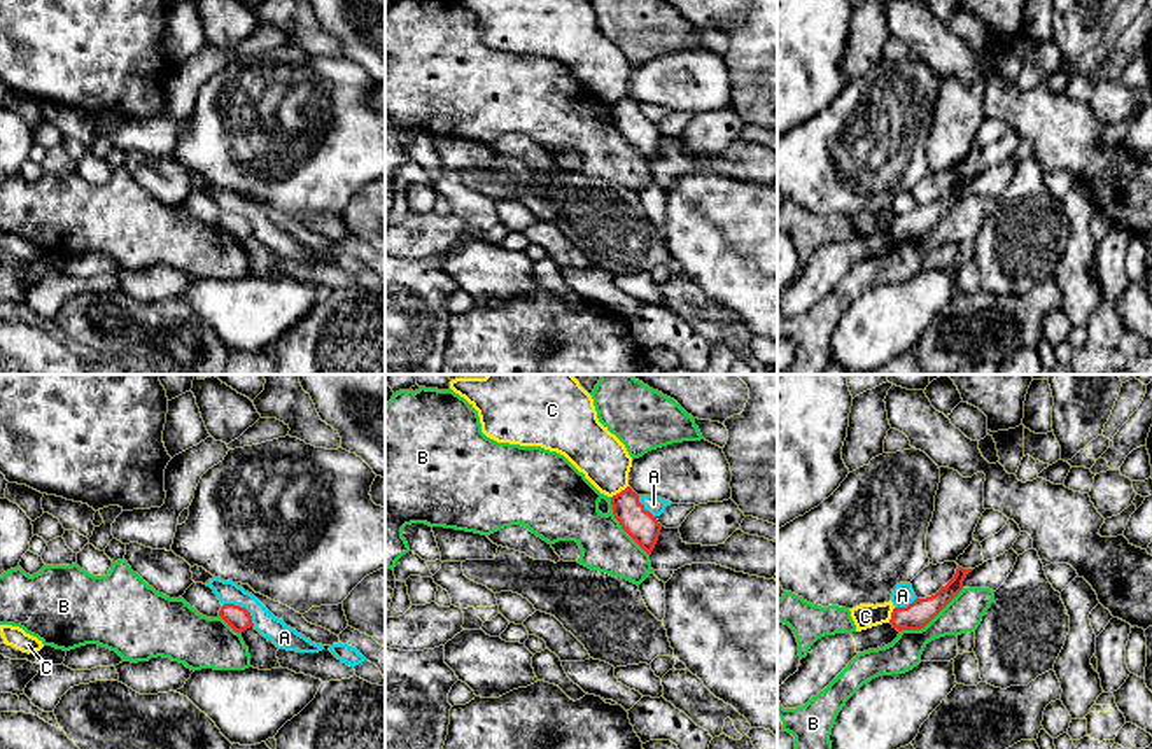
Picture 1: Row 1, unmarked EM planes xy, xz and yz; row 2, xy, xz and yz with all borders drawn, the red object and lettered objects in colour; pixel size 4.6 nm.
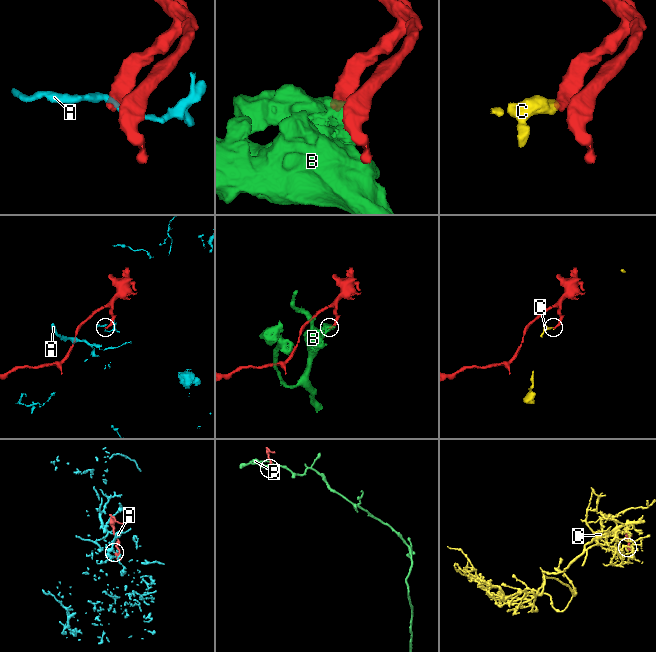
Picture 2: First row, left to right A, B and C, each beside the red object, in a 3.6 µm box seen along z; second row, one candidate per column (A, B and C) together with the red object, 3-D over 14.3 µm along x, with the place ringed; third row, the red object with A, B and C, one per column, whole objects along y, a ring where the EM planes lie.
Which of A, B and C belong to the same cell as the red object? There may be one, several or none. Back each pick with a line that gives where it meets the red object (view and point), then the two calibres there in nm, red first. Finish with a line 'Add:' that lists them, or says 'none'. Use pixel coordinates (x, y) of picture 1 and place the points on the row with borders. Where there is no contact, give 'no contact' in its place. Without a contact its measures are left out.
Add: none

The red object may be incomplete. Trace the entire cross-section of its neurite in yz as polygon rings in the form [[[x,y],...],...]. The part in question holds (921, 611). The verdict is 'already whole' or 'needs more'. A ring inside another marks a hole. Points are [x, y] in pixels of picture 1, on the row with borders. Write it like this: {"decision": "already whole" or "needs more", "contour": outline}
{"decision": "already whole", "contour": [[[958,565],[954,578],[935,595],[916,598],[907,607],[895,607],[889,620],[893,628],[898,632],[924,628],[963,590],[963,581],[972,570]]]}

